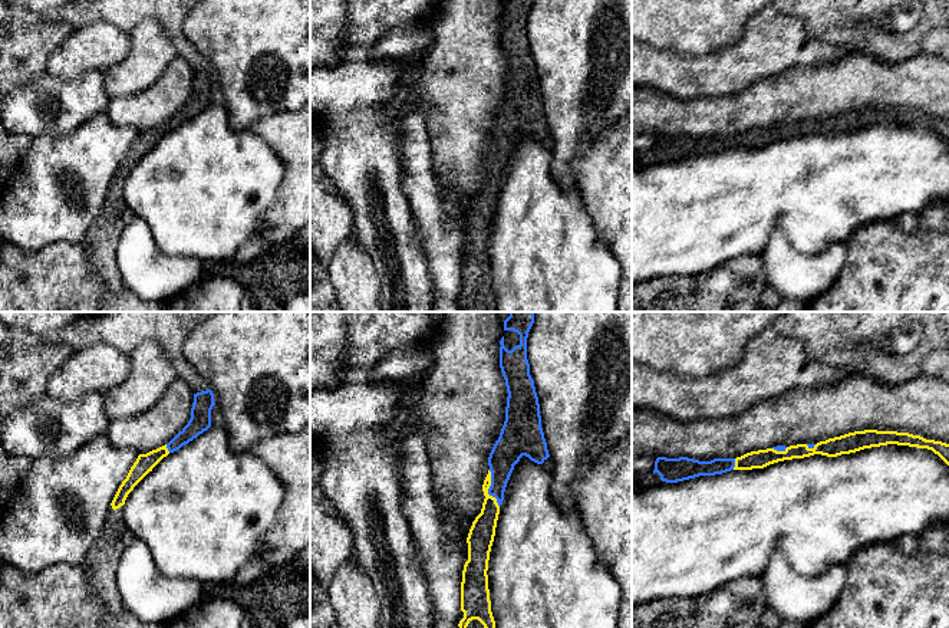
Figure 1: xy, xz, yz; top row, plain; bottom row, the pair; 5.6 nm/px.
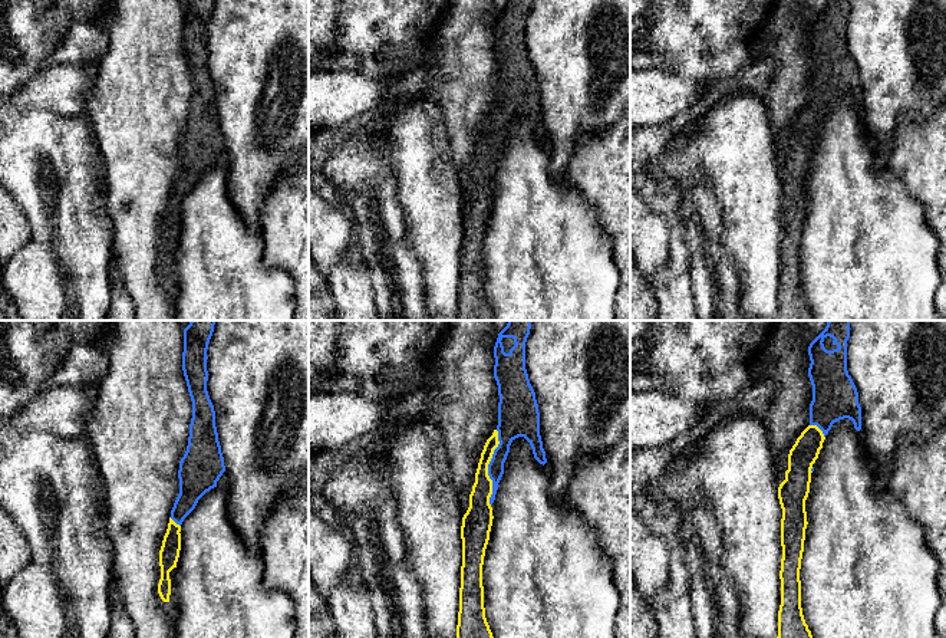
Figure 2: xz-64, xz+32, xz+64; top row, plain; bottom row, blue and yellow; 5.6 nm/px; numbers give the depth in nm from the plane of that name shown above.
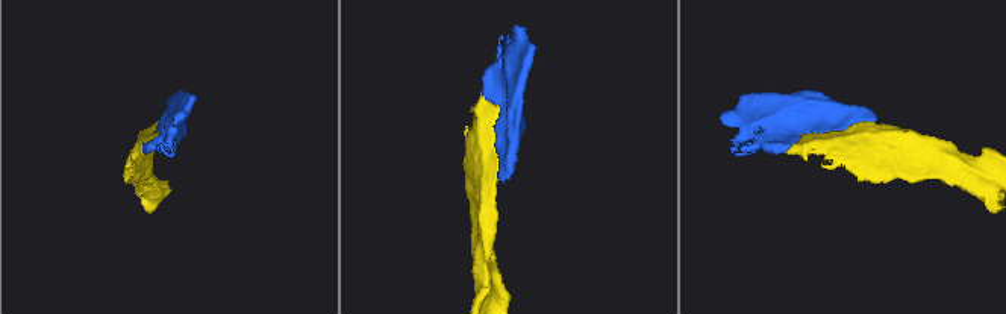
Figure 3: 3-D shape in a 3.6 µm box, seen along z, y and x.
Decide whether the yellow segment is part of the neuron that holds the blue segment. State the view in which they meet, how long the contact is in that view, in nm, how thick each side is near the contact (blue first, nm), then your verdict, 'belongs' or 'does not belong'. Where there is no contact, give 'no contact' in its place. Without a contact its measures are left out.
xz | 220 nm | 160/140 nm | belongs

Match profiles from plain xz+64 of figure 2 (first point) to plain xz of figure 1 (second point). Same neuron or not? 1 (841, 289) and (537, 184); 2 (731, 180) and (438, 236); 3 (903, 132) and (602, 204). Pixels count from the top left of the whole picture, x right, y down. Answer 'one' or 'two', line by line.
1: one
2: one
3: one

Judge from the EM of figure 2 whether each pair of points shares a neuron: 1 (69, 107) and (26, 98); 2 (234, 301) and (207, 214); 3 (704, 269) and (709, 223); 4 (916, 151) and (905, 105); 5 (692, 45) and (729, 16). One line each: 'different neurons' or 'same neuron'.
1: same neuron
2: same neuron
3: same neuron
4: different neurons
5: same neuron

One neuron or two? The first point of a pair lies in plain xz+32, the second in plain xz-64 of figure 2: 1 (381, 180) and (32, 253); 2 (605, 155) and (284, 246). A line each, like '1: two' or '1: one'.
1: two
2: one

